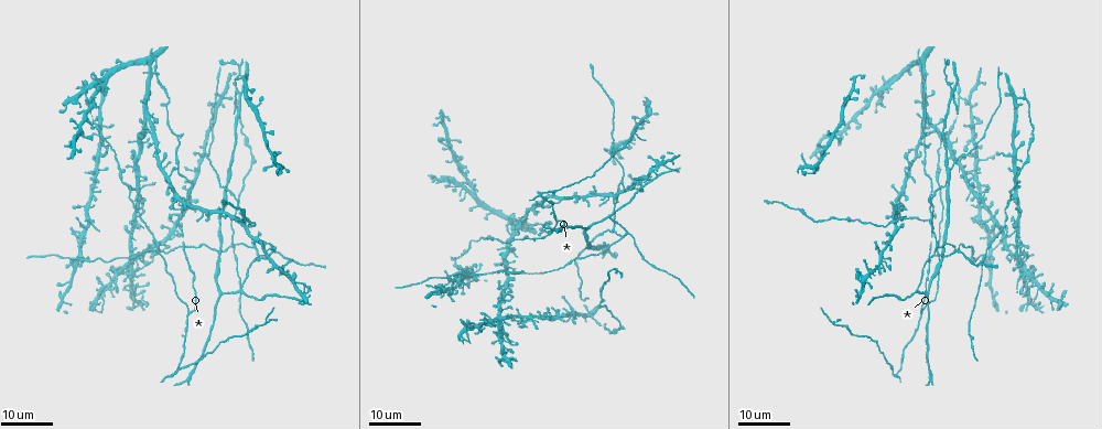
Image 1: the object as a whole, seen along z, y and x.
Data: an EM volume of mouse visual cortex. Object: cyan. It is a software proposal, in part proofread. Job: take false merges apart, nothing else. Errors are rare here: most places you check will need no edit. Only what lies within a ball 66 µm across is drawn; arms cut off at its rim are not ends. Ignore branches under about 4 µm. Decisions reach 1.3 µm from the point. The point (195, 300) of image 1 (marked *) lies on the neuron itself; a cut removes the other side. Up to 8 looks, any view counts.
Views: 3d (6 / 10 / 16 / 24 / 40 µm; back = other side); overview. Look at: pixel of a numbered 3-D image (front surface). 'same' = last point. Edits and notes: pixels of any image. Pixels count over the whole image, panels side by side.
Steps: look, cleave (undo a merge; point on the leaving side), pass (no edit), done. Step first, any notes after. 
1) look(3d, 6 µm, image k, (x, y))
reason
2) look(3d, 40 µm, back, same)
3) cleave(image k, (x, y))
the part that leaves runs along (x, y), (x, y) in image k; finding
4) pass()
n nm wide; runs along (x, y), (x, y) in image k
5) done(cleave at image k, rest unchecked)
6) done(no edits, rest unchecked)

look(3d, 16 µm, image 1, (187, 309))
arms part here

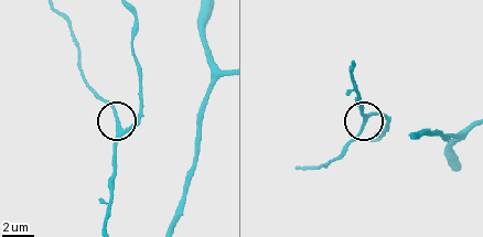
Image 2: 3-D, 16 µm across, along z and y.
look(3d, 10 µm, image 2, (366, 119))

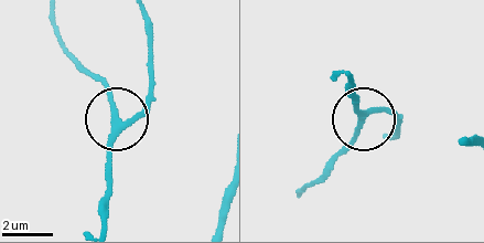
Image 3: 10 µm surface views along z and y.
pass()
220 nm wide; runs along (148, 65), (146, 102), (118, 123), (109, 146), (109, 181) in image 3; all the same neuron

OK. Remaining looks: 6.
look(3d, 16 µm, image 1, (927, 218))
three arms meet

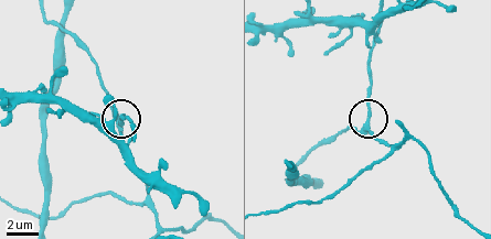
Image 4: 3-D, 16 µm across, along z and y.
look(3d, 10 µm, image 4, (117, 122))

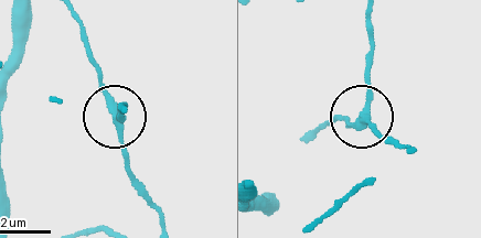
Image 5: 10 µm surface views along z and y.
pass()
280 nm wide; continuous, no second neuron

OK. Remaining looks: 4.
look(3d, 24 µm, image 1, (951, 92))
four or more arms meet

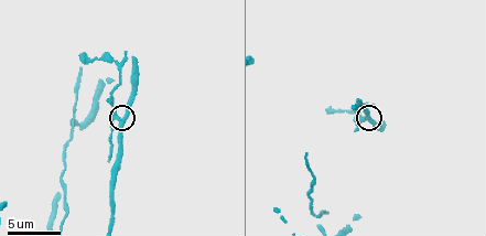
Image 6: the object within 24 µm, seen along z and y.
look(3d, 6 µm, image 6, (121, 120))

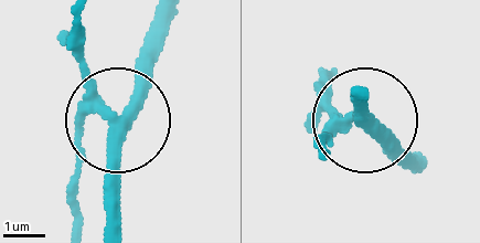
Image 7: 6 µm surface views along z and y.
cleave(image 7, (77, 166))
320 nm wide; the part that leaves runs along (108, 117), (91, 88), (81, 14) in image 7; two neurons meet here

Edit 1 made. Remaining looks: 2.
done(cleave at image 7, rest unchecked)

